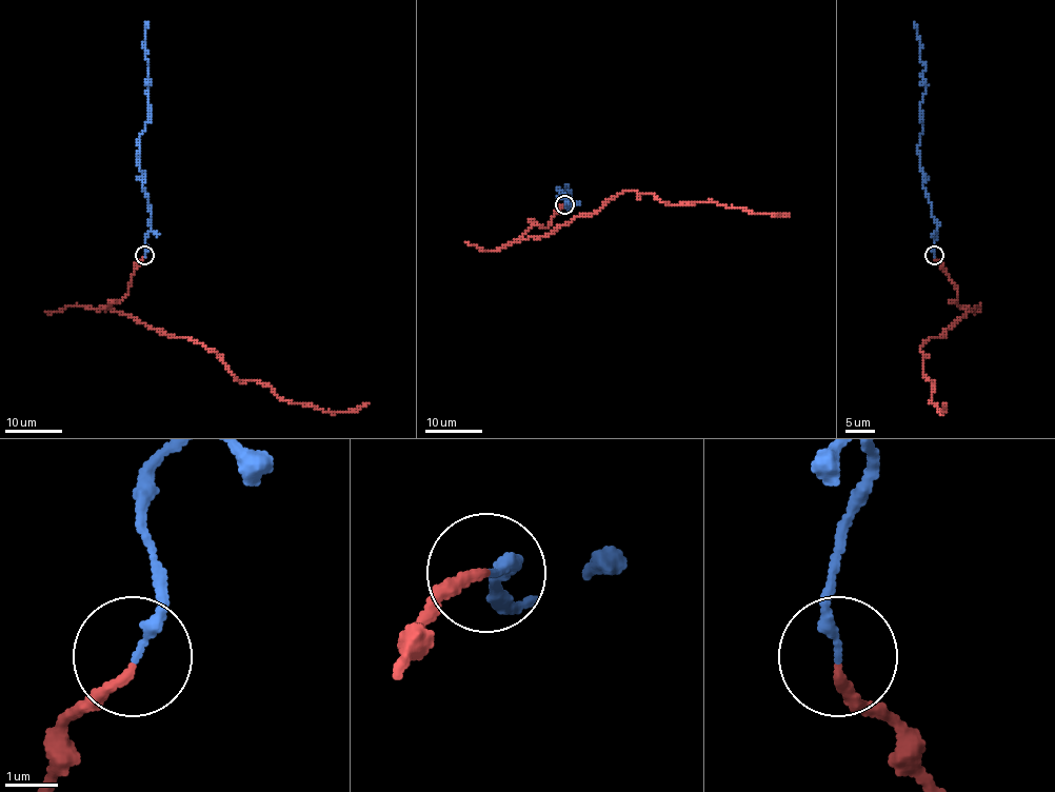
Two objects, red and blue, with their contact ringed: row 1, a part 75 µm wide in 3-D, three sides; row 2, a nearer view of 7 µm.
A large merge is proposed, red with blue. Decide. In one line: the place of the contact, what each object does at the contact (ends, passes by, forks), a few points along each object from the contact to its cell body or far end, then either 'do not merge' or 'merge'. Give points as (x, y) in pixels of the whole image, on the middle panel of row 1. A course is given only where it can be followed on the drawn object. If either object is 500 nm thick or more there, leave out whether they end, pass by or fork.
(564, 204) | red ends | blue ends | red via (564, 204), (548, 226), (533, 225), (521, 238), (548, 236), (623, 191), (679, 205), (707, 201), (790, 214) | blue via (564, 204), (571, 209), (564, 194), (557, 190), (569, 191), (568, 197), (568, 184) | merge

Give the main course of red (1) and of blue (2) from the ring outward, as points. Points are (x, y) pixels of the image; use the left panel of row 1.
1: (144, 256), (127, 292), (101, 310), (188, 338), (239, 381), (267, 383), (286, 401), (335, 412), (370, 402)
2: (144, 255), (151, 206), (143, 189), (137, 143), (148, 120), (147, 21)

